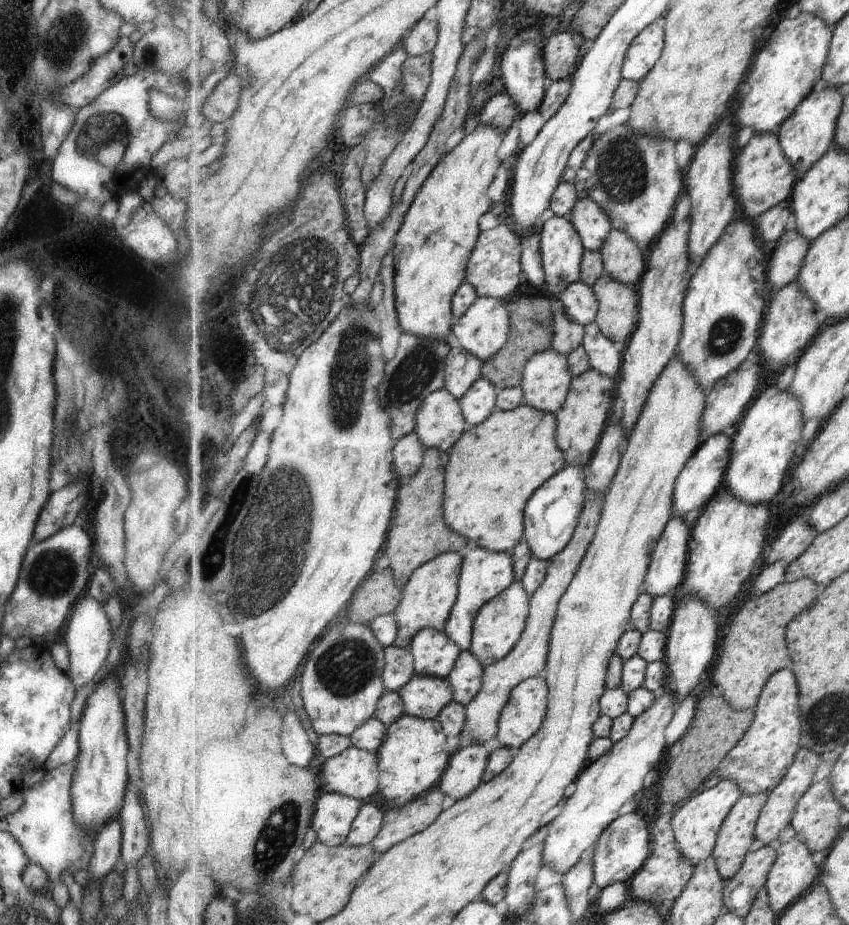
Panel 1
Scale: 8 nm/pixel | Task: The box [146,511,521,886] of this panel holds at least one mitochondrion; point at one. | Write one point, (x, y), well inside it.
(348, 664)

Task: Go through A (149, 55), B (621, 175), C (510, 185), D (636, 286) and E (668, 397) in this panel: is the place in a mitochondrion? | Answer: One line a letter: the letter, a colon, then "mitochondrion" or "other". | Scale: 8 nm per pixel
A: mitochondrion
B: mitochondrion
C: other
D: other
E: other

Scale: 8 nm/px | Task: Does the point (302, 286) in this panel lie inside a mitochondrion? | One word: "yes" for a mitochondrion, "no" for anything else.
yes

